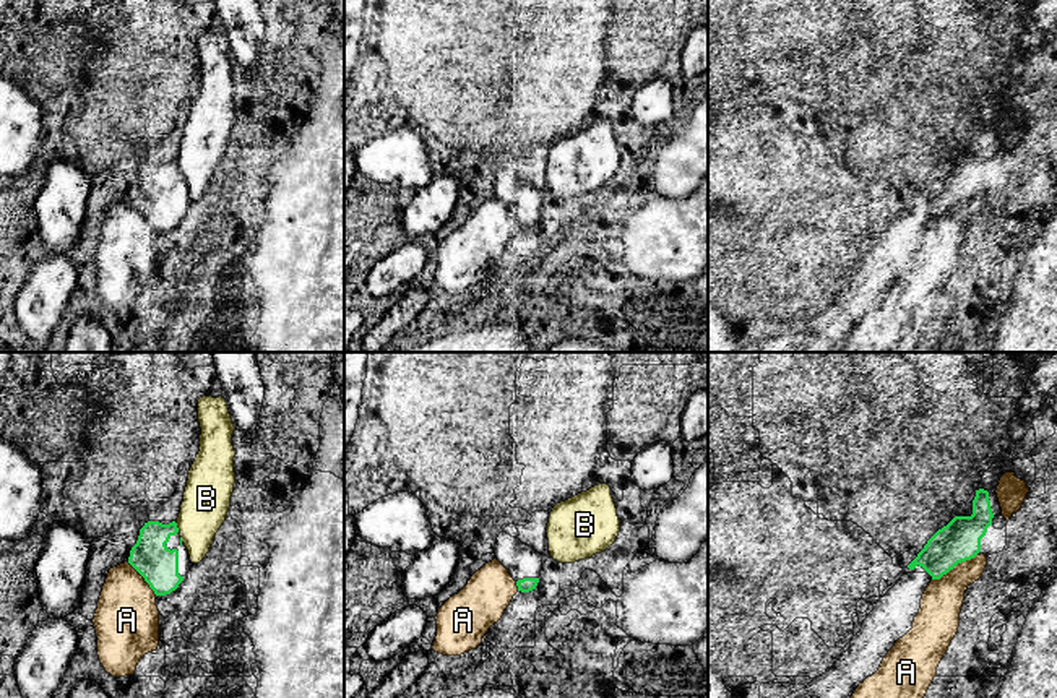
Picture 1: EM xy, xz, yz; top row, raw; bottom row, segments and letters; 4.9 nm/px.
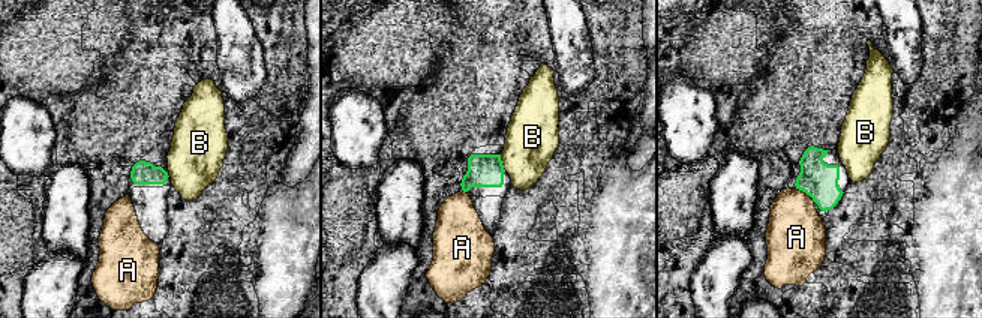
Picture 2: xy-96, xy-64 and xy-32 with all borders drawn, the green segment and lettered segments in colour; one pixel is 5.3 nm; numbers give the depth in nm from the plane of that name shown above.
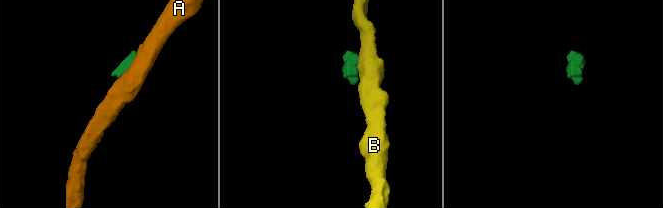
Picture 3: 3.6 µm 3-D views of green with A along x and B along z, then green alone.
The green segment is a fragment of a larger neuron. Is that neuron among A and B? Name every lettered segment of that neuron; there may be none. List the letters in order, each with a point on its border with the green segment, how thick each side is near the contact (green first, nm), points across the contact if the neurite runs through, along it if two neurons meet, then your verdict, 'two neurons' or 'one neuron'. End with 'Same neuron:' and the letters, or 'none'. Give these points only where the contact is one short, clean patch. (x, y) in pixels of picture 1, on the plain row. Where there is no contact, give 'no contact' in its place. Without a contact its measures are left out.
A: yz (953, 203) | 200/200 nm | two neurons
B: xy (177, 164) | 190/240 nm | two neurons
Same neuron: none

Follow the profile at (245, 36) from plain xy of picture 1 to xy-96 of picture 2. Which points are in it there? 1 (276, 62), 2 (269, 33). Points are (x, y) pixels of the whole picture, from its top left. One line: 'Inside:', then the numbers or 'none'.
Inside: none

